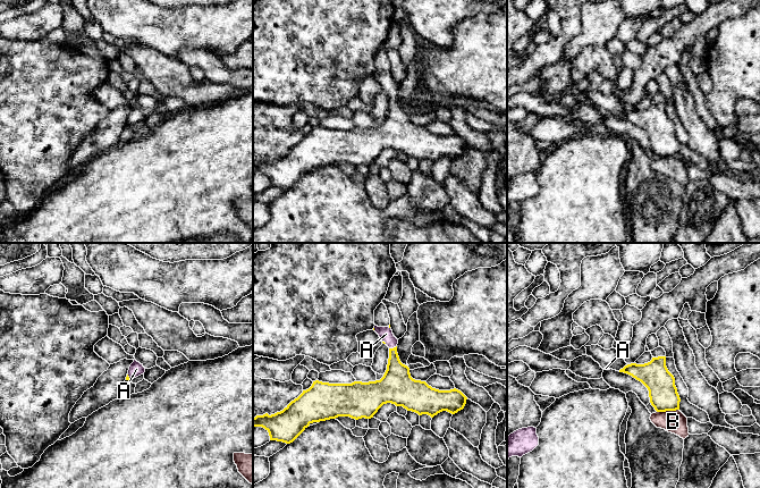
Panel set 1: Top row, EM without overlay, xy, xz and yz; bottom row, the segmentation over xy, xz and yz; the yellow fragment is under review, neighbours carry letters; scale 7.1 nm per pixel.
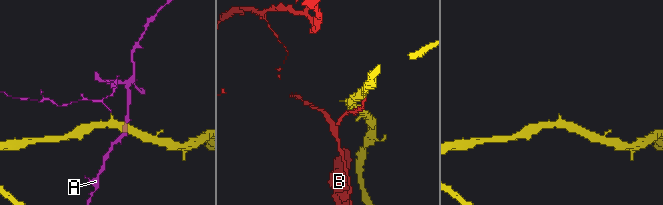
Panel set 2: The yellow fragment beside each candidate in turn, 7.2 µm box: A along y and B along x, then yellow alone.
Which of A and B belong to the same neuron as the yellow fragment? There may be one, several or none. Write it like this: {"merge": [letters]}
{"merge": []}

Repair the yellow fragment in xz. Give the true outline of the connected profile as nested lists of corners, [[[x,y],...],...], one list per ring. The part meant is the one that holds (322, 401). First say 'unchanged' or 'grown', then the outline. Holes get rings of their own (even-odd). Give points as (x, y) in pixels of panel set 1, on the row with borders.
unchanged | [[[397,346],[389,348],[387,370],[380,380],[352,384],[329,384],[319,380],[292,401],[282,411],[269,415],[256,415],[253,418],[253,427],[264,428],[270,436],[270,440],[293,443],[311,423],[336,419],[338,417],[349,417],[358,420],[371,419],[378,410],[387,403],[403,406],[407,411],[419,415],[428,414],[431,418],[442,411],[451,414],[463,410],[467,397],[458,389],[439,390],[429,386],[425,381],[415,380],[411,377],[409,368],[403,364],[397,353]]]

